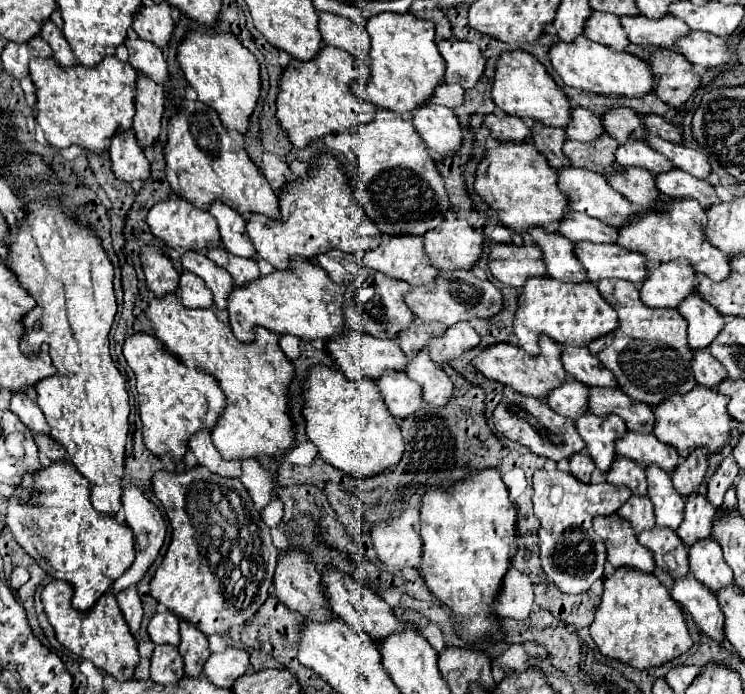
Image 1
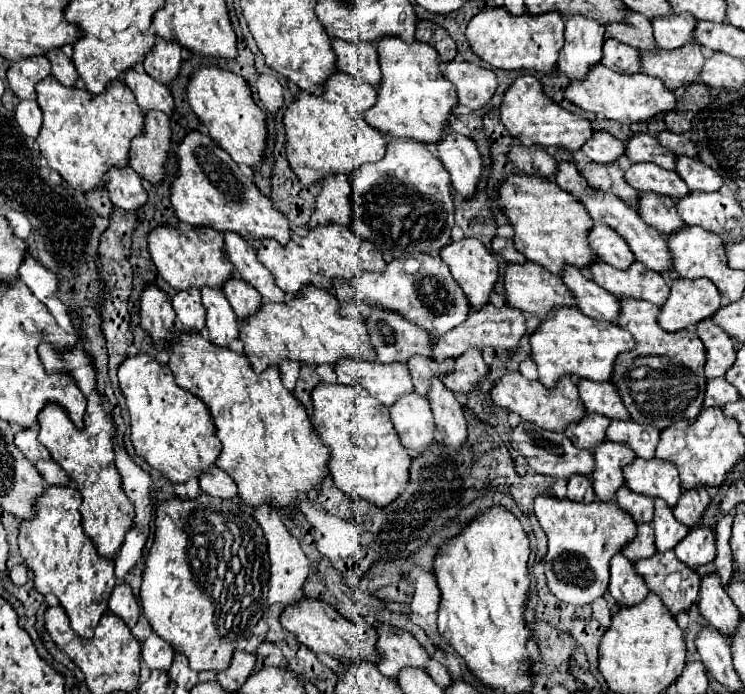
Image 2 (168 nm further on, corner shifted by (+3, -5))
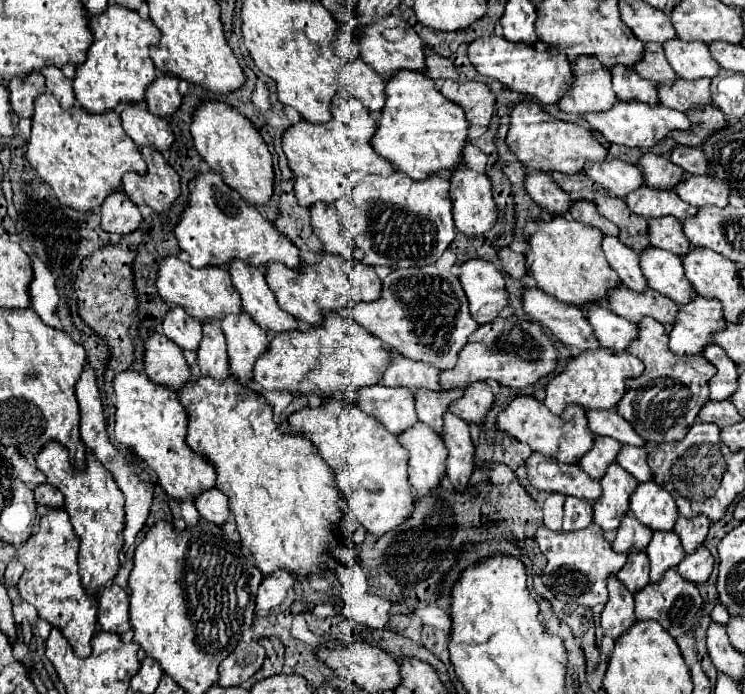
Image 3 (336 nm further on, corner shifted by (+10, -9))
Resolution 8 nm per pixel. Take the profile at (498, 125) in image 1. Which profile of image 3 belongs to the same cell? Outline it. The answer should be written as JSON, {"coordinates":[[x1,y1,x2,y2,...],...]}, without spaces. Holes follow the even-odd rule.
{"coordinates":[[530,171,526,175,524,189,548,213,566,213,570,207,570,195,554,183,550,173]]}

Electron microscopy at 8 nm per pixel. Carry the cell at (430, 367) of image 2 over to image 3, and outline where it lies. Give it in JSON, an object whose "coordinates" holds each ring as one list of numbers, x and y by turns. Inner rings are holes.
{"coordinates":[[418,389,416,397,416,413,418,419,430,425,436,433,442,433,442,415,448,411,448,405,462,395,462,389,450,389,432,393,430,389]]}

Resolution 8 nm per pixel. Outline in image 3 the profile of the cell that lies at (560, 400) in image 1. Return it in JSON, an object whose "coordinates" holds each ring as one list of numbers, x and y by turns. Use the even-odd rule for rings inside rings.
{"coordinates":[[594,437,592,449,584,453,584,457,578,461,578,465,592,477,600,479,606,471,606,467,616,461,616,453,620,449,618,441,612,441,612,437]]}

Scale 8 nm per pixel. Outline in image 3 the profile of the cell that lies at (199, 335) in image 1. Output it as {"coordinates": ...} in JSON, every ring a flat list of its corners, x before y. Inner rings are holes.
{"coordinates":[[204,375,190,379,188,385,178,389,178,397,190,419,186,441,196,453,204,455,214,465,216,487,230,499,230,511,236,515,242,547,256,557,256,567,262,571,262,575,274,573,276,569,286,569,292,573,304,573,304,577,308,577,312,569,328,567,328,559,324,555,330,551,328,543,332,537,340,535,336,525,340,521,338,499,342,495,336,487,334,473,330,471,328,463,322,461,312,441,306,441,302,435,288,435,280,431,266,397,246,385,240,385,240,381,236,381,232,375,228,375,224,381]]}

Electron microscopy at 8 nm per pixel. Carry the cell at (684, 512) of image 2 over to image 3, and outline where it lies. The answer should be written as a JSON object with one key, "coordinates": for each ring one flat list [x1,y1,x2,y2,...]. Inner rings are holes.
{"coordinates":[[700,515,700,517,678,517,676,525,674,525,674,531,676,535,680,537,682,541,682,547,686,553,692,553,698,545,702,545,702,541,706,539,708,535,708,527,710,527,710,521,708,517]]}

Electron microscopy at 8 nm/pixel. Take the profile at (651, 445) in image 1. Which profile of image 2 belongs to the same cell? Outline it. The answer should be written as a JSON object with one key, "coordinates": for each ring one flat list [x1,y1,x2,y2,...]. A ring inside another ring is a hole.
{"coordinates":[[639,457,625,469,627,487,651,499,663,499,671,509,681,497,681,483,675,465,669,461,639,461]]}

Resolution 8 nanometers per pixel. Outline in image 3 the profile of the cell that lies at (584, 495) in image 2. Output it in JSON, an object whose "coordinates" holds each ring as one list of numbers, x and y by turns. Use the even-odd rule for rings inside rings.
{"coordinates":[[566,497,564,501,564,529,576,531,592,523,592,505,580,497]]}

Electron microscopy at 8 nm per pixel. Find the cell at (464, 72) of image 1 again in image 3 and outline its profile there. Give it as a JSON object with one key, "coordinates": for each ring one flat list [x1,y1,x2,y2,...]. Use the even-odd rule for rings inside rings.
{"coordinates":[[446,79,442,83,442,95,454,103,458,103,466,119,474,125,488,125,494,113,494,93,486,83,480,81,466,81,458,83,454,79]]}

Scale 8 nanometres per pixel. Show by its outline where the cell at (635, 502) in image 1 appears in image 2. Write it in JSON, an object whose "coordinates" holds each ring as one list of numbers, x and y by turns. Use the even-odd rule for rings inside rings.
{"coordinates":[[637,525,637,537,623,549,623,555,631,561,637,563,639,559,649,559,655,555,655,541,653,541,653,529,651,525]]}

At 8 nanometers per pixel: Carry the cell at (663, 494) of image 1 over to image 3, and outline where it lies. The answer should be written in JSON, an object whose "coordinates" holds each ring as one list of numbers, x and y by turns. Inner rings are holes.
{"coordinates":[[654,533,650,545,646,547,646,553,650,557,650,579,658,581,666,569,676,567,680,559,684,557,682,545,678,535,672,533]]}

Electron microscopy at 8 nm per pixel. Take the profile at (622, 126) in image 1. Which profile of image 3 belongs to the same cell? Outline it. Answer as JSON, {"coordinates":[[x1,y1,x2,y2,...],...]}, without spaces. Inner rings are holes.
{"coordinates":[[644,153,640,157,642,175,644,181,650,187,658,189,672,189,678,181,682,181,682,169,676,167,668,155,656,155,656,153]]}

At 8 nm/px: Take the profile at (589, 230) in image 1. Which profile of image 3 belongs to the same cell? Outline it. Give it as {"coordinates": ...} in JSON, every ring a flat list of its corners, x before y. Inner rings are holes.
{"coordinates":[[606,235,602,241,602,251,624,285,634,291,644,291,648,287,644,275,640,273,638,255,630,247,626,247,618,237]]}

